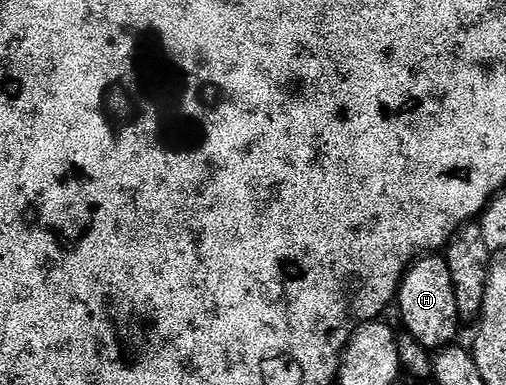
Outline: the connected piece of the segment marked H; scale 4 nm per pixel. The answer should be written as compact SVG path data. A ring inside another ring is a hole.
M425 255L413 264L400 282L398 306L404 320L407 336L429 351L439 351L457 340L456 332L462 328L458 315L458 303L454 299L454 283L450 279L450 267L440 255Z

